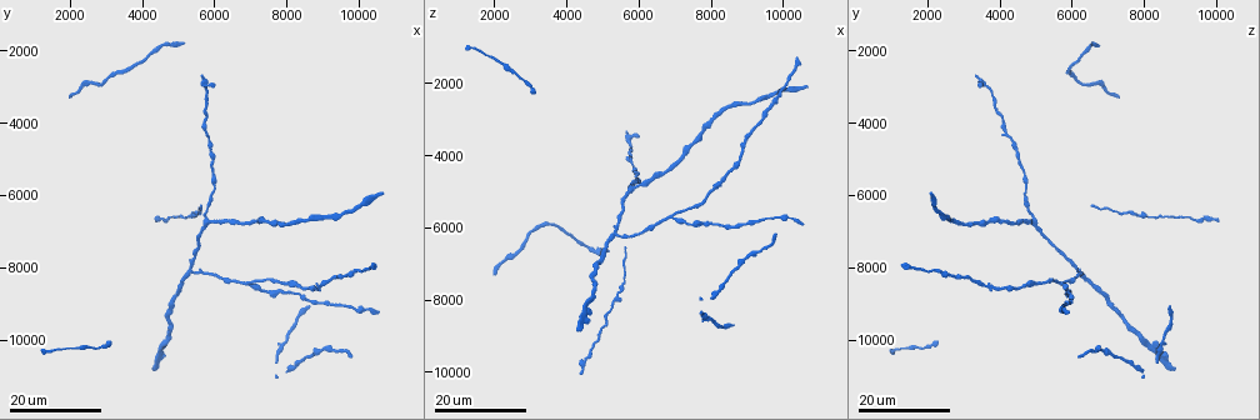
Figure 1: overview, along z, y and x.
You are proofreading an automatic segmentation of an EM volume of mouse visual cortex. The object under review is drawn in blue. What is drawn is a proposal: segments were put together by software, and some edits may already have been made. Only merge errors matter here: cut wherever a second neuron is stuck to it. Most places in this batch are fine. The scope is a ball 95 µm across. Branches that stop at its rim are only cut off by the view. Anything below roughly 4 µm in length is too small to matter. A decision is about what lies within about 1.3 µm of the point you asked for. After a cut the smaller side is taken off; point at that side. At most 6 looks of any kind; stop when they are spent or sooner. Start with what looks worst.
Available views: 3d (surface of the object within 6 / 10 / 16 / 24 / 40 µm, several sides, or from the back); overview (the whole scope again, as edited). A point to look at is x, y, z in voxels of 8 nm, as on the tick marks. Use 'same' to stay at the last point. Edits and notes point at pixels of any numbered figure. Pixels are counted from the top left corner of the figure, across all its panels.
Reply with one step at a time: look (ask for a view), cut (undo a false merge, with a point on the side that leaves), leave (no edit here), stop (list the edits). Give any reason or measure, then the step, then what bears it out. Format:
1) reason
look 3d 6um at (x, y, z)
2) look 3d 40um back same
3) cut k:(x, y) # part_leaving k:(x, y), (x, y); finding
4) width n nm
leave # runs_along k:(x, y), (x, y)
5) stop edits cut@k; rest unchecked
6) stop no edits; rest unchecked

arms part here
look 3d 16um at (7000, 8400, 5700)

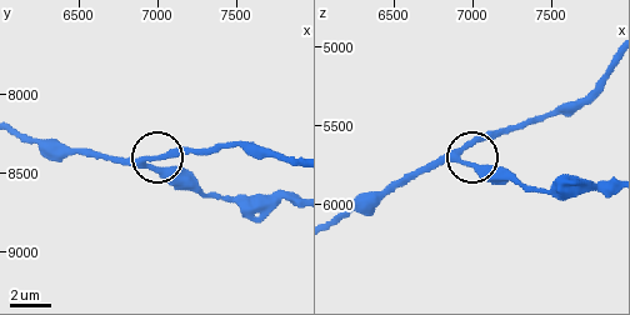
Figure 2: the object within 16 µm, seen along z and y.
look 3d 6um at (6920, 8440, 5700)

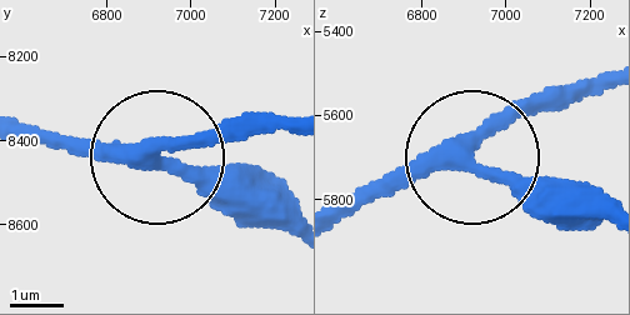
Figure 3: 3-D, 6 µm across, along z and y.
width 300 nm
leave # runs_along 3:(26, 129), (156, 156), (264, 120); one neuron here

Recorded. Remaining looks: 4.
branch point
look 3d 16um at (5400, 8000, 6200)

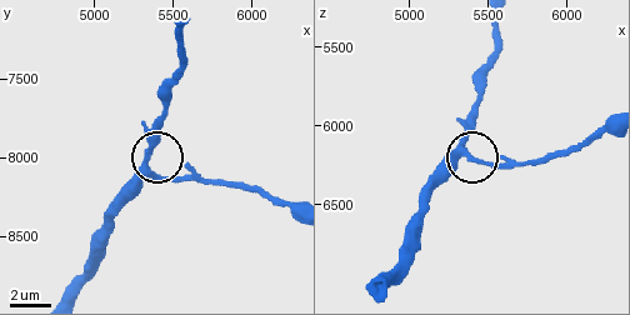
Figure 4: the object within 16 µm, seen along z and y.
look 3d 10um at (5340, 8060, 6120)

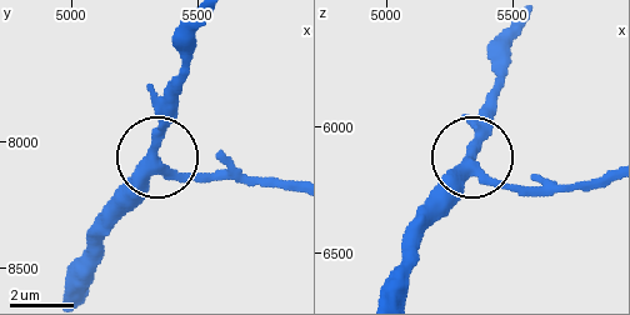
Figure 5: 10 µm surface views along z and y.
leave # runs_along 5:(191, 180), (154, 161), (109, 201); one neuron here

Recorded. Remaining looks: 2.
sudden change in width
look 3d 24um at (2300, 10300, 1500)

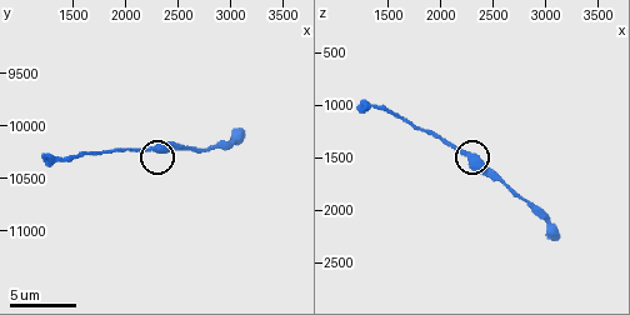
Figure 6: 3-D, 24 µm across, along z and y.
look 3d 6um at (2200, 10240, 1460)

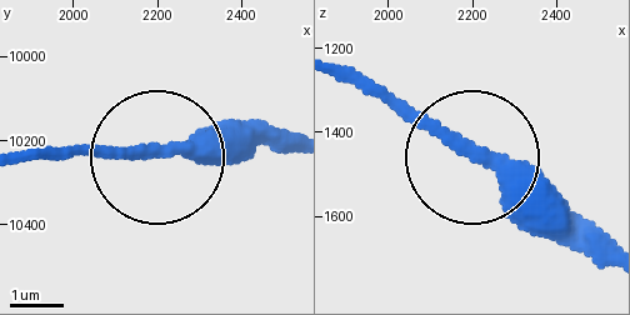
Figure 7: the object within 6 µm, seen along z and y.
leave # all the same neuron

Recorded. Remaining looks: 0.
stop no edits; rest unchecked

